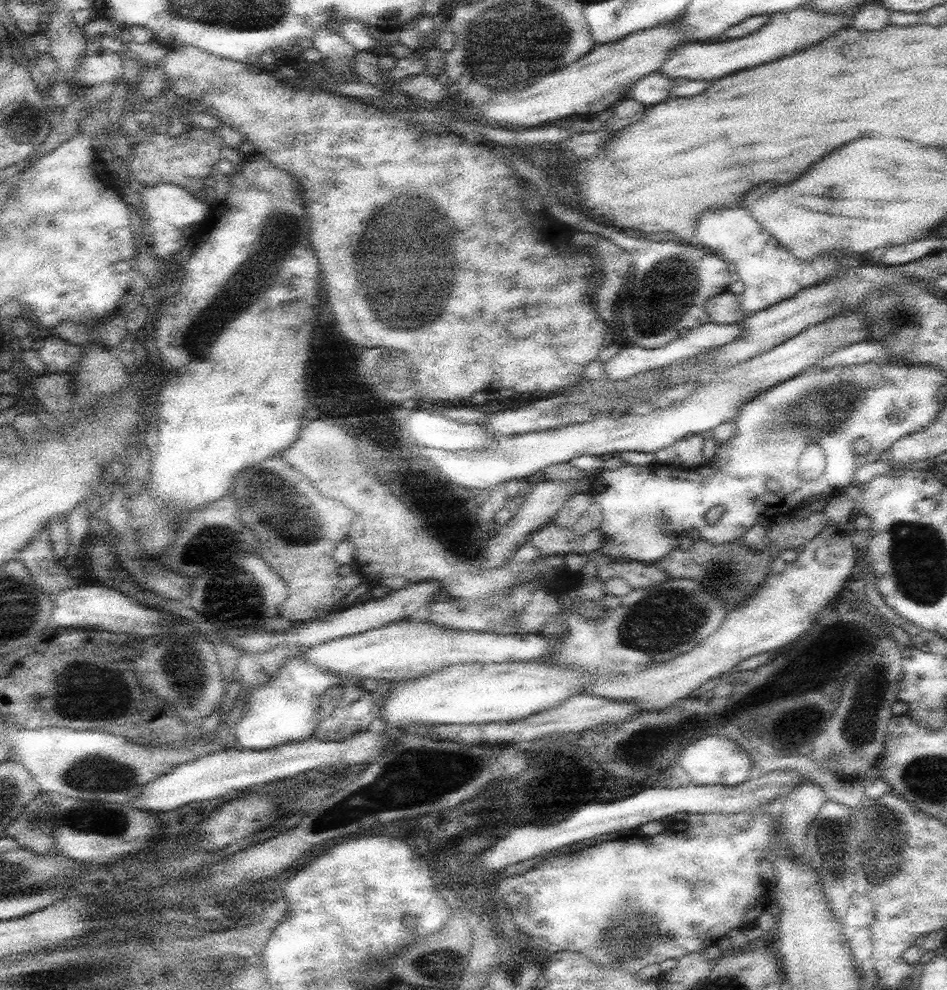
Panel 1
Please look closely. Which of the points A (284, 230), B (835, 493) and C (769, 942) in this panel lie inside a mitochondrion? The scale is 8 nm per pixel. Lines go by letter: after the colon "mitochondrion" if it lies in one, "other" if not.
A: mitochondrion
B: other
C: other

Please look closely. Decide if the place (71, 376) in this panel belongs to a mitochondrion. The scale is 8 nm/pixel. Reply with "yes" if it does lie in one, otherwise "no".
no

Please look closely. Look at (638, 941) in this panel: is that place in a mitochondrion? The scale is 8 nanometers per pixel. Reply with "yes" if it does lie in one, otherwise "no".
yes

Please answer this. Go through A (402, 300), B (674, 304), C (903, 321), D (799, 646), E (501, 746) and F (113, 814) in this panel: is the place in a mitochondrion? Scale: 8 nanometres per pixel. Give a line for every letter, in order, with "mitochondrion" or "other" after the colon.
A: mitochondrion
B: mitochondrion
C: mitochondrion
D: other
E: other
F: mitochondrion

